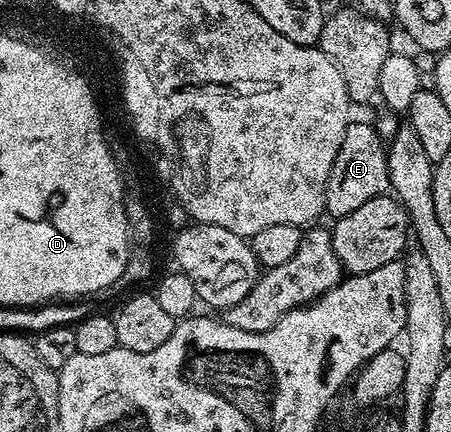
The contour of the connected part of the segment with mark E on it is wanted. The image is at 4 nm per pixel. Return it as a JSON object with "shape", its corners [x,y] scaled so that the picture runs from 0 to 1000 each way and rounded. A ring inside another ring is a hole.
{"shape":[[[776,282],[769,292],[769,310],[761,310],[761,338],[752,338],[752,356],[743,356],[743,384],[734,384],[734,403],[725,412],[725,440],[721,442],[721,491],[732,502],[745,505],[778,495],[805,468],[823,468],[823,458],[851,454],[865,442],[863,396],[858,394],[858,333],[838,310],[825,285],[792,287]]]}

